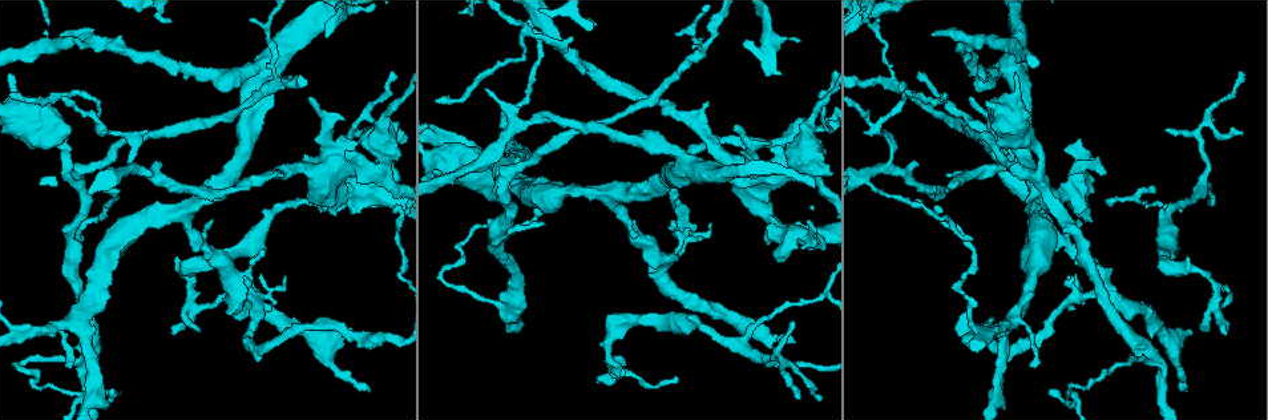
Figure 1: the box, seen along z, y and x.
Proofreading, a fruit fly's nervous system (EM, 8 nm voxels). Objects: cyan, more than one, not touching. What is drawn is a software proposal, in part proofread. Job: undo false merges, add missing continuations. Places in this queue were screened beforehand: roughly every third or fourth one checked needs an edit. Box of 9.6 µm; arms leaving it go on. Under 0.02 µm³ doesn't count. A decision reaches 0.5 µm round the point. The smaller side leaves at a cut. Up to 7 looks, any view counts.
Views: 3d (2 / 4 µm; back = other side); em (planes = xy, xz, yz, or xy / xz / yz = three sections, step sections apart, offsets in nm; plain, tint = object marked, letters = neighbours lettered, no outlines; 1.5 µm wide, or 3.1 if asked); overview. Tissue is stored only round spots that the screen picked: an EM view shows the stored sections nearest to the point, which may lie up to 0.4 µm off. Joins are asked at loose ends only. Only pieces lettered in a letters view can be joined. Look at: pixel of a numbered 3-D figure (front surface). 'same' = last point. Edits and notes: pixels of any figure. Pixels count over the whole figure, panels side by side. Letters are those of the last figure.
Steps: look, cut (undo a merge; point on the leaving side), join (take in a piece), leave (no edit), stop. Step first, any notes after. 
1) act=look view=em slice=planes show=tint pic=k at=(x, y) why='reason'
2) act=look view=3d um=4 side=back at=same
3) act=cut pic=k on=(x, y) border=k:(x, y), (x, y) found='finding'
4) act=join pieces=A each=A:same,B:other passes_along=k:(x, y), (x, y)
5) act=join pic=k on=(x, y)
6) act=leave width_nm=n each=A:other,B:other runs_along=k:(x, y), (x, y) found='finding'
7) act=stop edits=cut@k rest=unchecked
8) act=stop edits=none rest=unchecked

act=look view=em slice=yz step=4 show=letters pic=1 at=(368, 392) why='thin end'

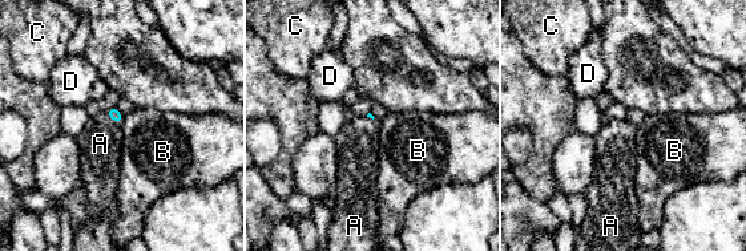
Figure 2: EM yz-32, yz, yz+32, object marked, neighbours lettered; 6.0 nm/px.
act=look view=em slice=planes show=letters at=same

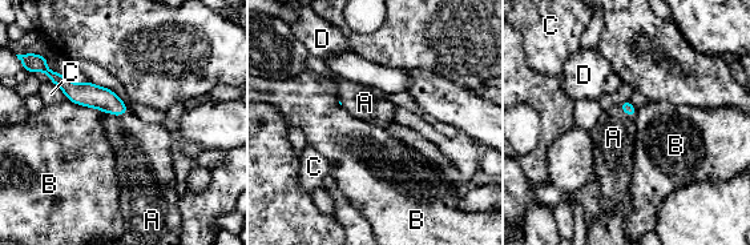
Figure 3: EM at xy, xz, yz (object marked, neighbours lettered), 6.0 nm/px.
act=join pieces=A each=A:same,B:other,C:other,D:other found='the neuron continues'

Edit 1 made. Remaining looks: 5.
act=look view=overview why='see it whole again'

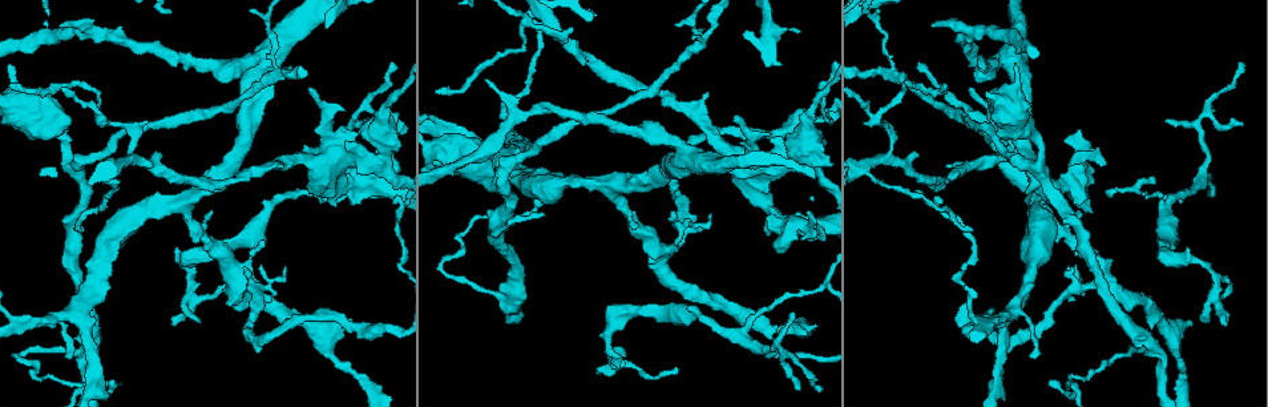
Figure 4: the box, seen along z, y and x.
act=look view=em slice=planes show=letters pic=4 at=(595, 371) why='an open end'

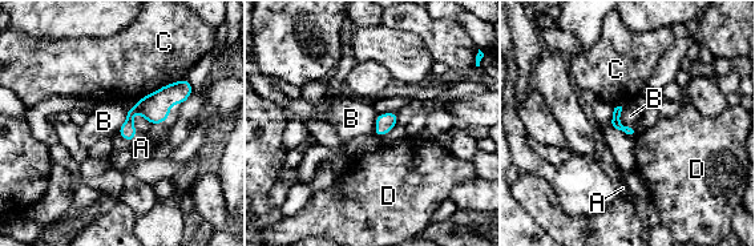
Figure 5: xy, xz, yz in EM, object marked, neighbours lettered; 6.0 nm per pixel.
act=join pieces=A each=A:same,B:other,C:other,D:other found='it goes on there'

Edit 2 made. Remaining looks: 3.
act=look view=3d um=4 pic=4 at=(378, 158) why='narrows sharply'

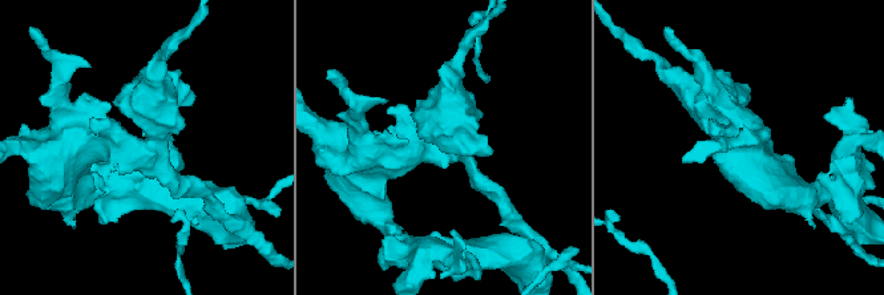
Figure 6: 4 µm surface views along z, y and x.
act=look view=em slice=yz step=8 show=tint pic=6 at=(143, 149) why='shape alone is not enough'

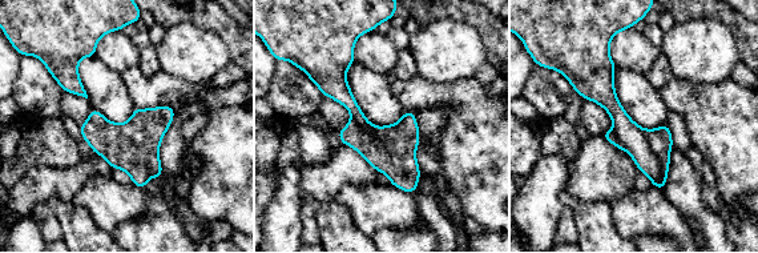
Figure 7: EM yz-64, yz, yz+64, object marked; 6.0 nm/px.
act=look view=em slice=planes show=letters at=same

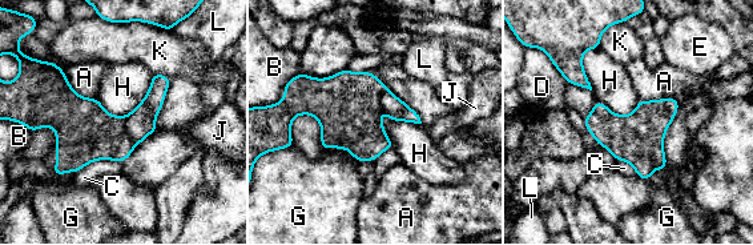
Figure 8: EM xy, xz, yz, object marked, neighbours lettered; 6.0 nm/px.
act=cut pic=8 on=(141, 121) width_nm=300 each=A:other,B:other,C:other,D:other,E:other,G:other,H:other,J:other,K:other,L:other border=8:(125, 117), (125, 129), (135, 145) found='two neurons meet here'

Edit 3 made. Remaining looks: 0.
act=stop edits=join@3,join@5,cut@8 rest=unchecked

